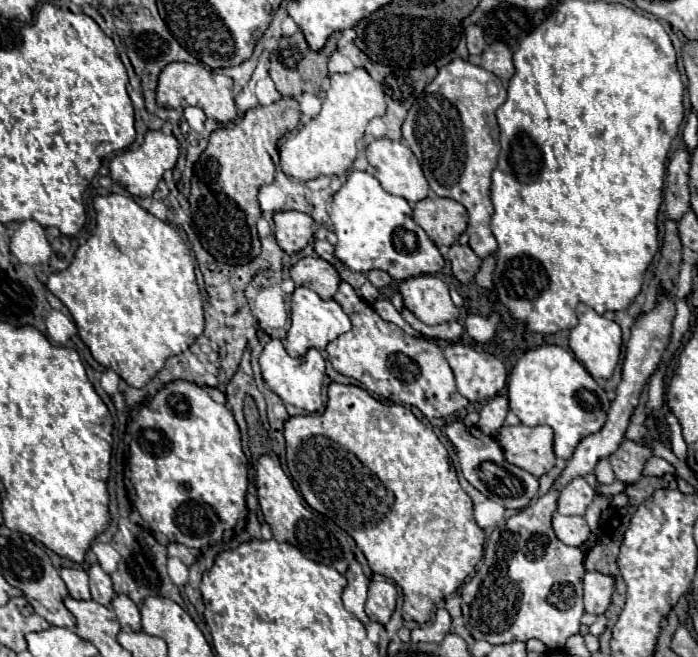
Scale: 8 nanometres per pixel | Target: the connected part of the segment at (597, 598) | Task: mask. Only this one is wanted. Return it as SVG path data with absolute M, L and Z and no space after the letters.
M586 571L584 575L584 607L586 611L604 611L604 605L610 605L614 595L616 579L610 573Z

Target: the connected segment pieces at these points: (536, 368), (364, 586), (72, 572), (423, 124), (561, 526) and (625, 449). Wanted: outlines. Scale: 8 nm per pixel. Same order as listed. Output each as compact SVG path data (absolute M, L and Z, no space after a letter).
M556 345L526 351L512 369L508 381L510 409L524 425L550 425L554 429L556 457L570 459L582 437L602 429L610 401L586 367L572 352Z
M352 561L348 573L344 575L348 579L348 587L344 589L342 593L342 599L344 599L344 607L354 613L364 625L370 623L366 611L364 611L364 605L366 605L366 597L368 597L368 583L370 579L364 575L362 567L358 561Z
M60 569L60 575L70 591L70 597L84 601L90 599L90 587L88 587L90 579L84 569Z
M464 59L444 65L434 81L410 107L402 135L414 151L420 167L438 197L450 197L468 209L470 247L478 257L496 253L496 239L490 229L490 175L500 153L496 109L506 99L506 85L490 71Z
M556 513L552 517L552 527L556 531L556 537L566 543L566 545L574 545L574 547L580 547L588 535L590 535L590 527L586 523L584 517L580 515L560 515Z
M624 439L618 451L610 455L610 463L616 473L616 479L626 485L636 483L642 477L642 467L650 455L652 451L648 447Z

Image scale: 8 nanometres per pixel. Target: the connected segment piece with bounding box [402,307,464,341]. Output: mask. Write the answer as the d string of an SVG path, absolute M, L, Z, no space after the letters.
M402 307L402 315L404 319L420 333L424 335L430 335L430 337L436 337L436 339L444 339L444 341L452 341L452 339L458 339L462 333L464 333L464 327L458 323L458 321L450 321L450 323L440 323L440 325L426 325L422 323L412 311L408 311L406 307Z

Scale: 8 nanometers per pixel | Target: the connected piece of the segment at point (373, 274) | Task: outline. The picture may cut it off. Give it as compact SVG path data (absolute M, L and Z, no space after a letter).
M376 269L376 271L370 271L368 273L368 279L376 285L376 287L380 287L380 289L384 289L384 287L388 287L388 285L392 285L392 279L390 279L390 275L386 273L386 271L380 271L380 269Z

